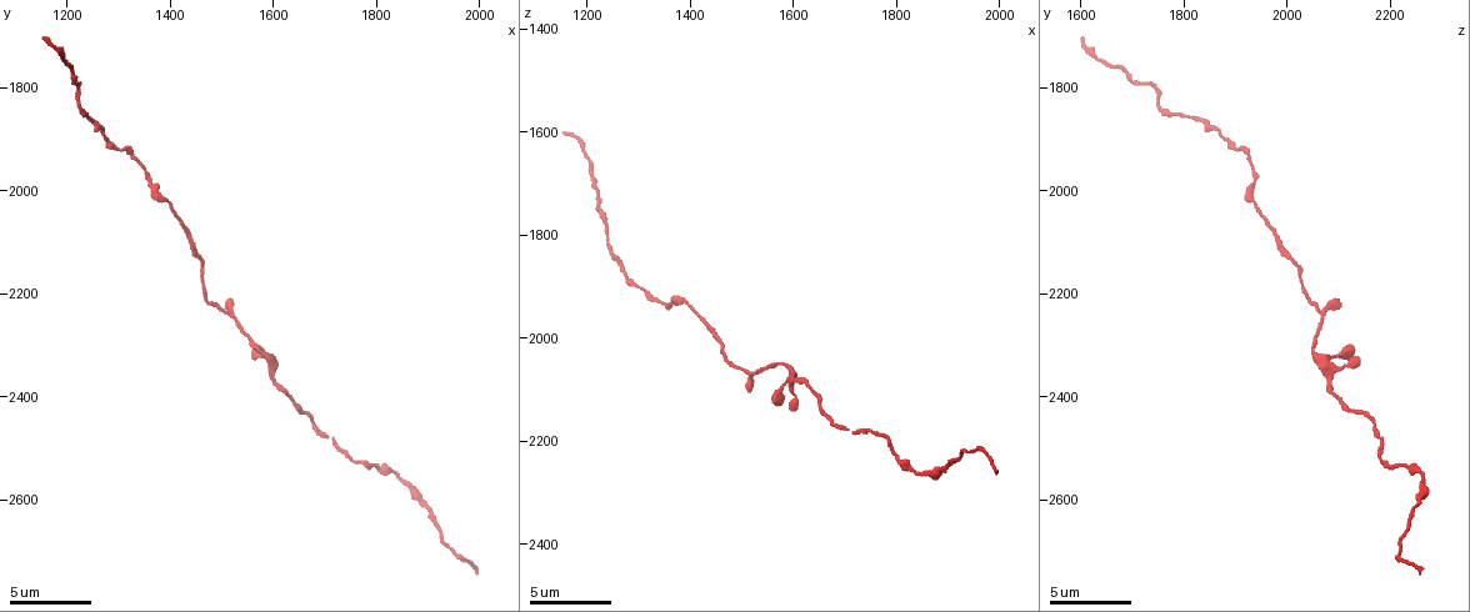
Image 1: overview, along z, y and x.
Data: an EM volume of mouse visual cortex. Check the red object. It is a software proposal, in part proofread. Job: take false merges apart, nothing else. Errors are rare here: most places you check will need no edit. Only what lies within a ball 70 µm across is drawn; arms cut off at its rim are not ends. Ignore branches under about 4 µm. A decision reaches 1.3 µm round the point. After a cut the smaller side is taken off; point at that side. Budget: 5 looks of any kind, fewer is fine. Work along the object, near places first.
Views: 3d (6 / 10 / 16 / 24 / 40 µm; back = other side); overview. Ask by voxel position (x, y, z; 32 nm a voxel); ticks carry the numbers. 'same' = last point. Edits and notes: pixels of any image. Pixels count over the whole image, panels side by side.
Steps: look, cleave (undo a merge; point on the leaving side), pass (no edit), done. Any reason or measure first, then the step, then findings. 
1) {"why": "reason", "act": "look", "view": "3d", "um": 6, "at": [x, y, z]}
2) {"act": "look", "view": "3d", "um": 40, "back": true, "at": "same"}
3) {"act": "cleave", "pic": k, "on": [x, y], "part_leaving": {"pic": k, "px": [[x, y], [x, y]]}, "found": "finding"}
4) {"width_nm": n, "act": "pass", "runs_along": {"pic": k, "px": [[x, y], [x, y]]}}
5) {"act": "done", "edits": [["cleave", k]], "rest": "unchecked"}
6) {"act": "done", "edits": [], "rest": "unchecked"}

{"why": "calibre changes", "act": "look", "view": "3d", "um": 10, "at": [1355, 1985, 1935]}

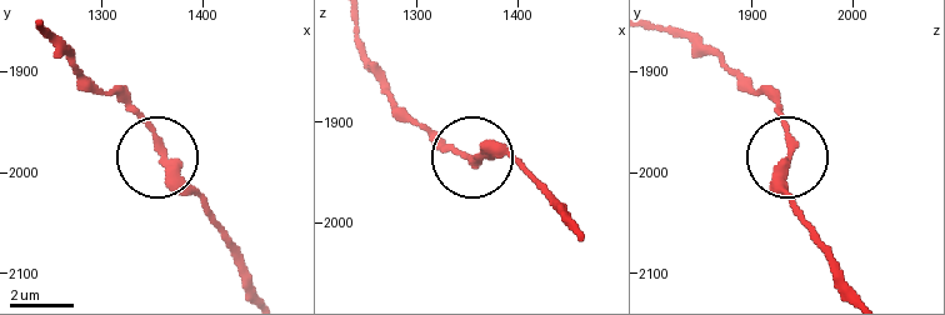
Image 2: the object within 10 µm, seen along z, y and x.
{"width_nm": 290, "act": "pass", "runs_along": {"pic": 2, "px": [[255, 289], [204, 200], [164, 168], [154, 136], [119, 98]]}, "found": "all the same neuron"}

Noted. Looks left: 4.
{"act": "look", "view": "3d", "um": 16, "at": [1485, 2220, 2050]}

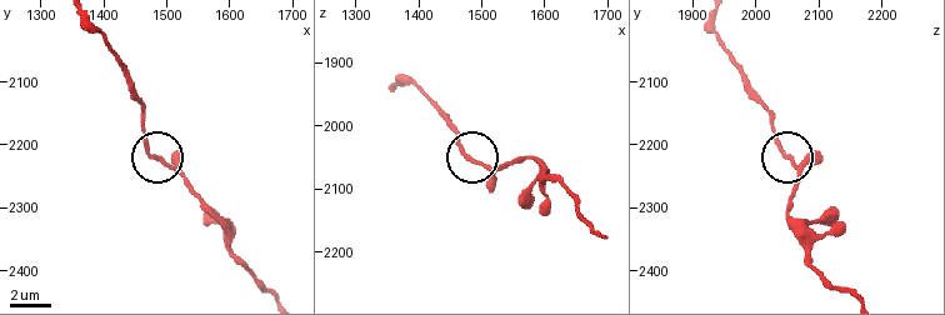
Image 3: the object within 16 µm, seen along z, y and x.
{"act": "pass", "runs_along": {"pic": 3, "px": [[789, 160], [773, 121], [758, 103]]}, "found": "one neuron here"}

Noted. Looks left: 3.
{"why": "a narrow waist", "act": "look", "view": "3d", "um": 10, "at": [1700, 2480, 2175]}

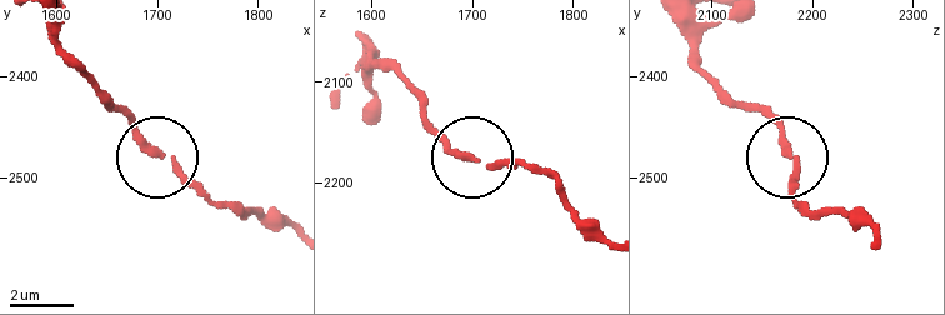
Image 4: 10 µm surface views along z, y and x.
{"act": "look", "view": "3d", "um": 6, "at": [1704, 2478, 2180]}

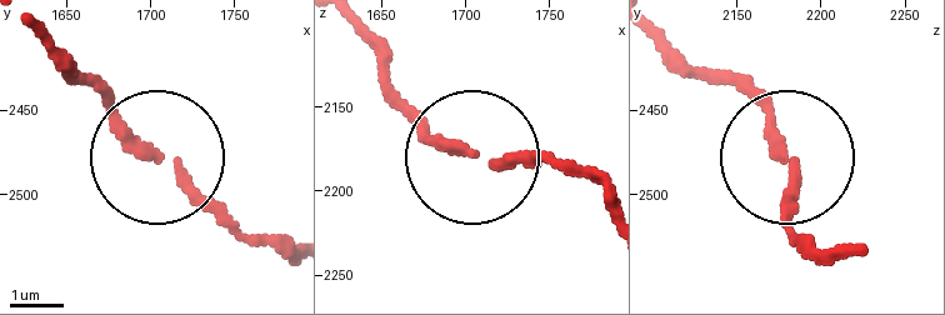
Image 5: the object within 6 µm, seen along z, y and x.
{"act": "pass", "runs_along": {"pic": 5, "px": [[659, 33], [740, 86], [771, 126], [794, 180], [794, 243]]}, "found": "one neuron here"}

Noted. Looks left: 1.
{"act": "done", "edits": [], "rest": "unchecked"}

